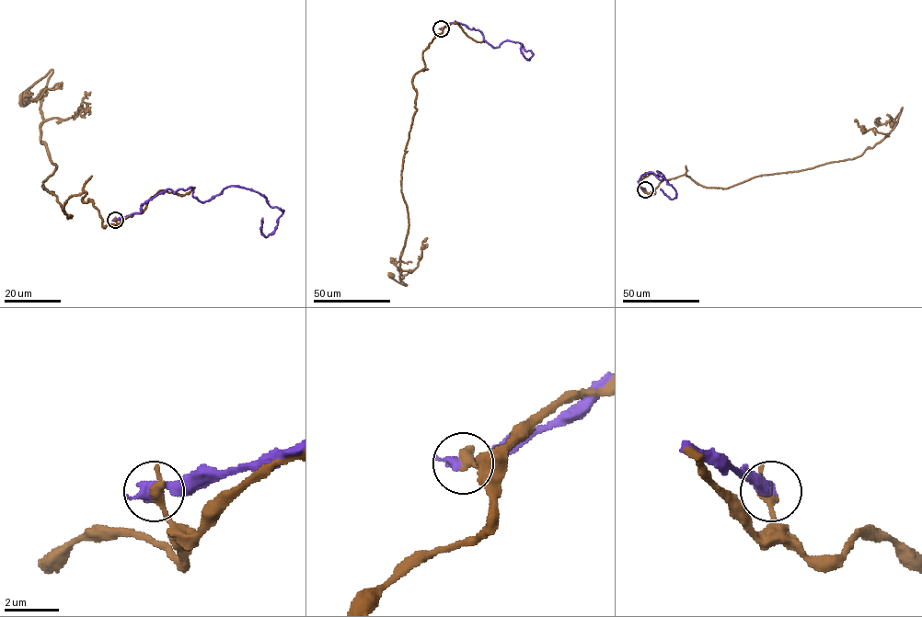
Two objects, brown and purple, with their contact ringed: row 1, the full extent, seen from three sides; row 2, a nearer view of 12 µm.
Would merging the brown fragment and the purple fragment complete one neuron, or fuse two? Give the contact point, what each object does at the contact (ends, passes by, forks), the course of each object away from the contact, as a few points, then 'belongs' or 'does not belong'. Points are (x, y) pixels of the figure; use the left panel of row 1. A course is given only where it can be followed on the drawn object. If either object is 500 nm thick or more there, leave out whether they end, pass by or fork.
place (115, 220); brown ends; purple ends; course brown (115, 220), (86, 192), (71, 217), (43, 187), (51, 70), (24, 98); course purple (115, 220), (167, 189), (192, 188), (201, 201), (232, 186), (282, 211), (267, 236), (262, 218); does not belong

